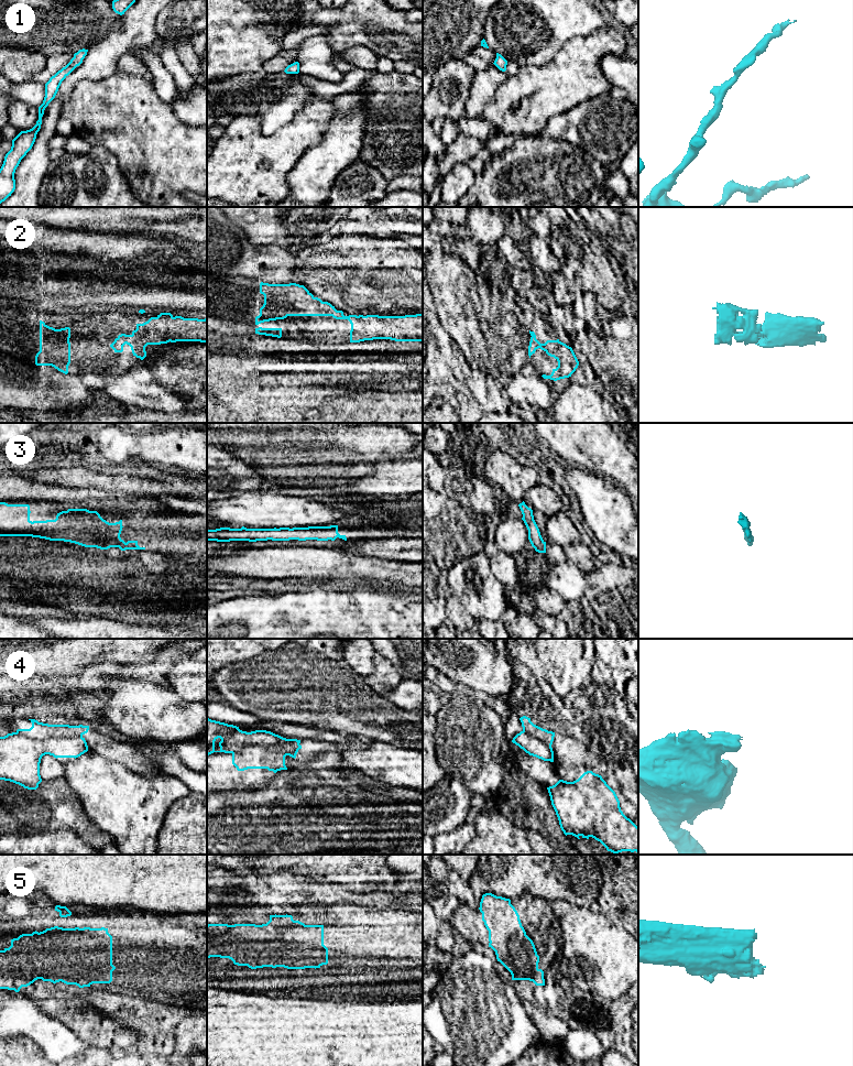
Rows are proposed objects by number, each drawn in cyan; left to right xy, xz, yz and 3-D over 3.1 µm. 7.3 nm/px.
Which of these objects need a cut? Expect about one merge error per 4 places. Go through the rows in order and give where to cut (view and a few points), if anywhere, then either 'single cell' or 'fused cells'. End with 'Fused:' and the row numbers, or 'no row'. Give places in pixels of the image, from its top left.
1: no cut; single cell
2: no cut; single cell
3: no cut; single cell
4: cut in xz along (298, 743), (295, 749), (290, 743), (245, 746), (232, 753); fused cells
5: no cut; single cell
Fused: 4

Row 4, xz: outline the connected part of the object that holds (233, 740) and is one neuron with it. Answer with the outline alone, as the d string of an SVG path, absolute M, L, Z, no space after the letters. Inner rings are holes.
M207 718L207 755L214 752L234 753L245 747L262 746L266 749L282 749L291 743L293 750L300 743L297 739L286 739L266 730L251 732L239 727Z

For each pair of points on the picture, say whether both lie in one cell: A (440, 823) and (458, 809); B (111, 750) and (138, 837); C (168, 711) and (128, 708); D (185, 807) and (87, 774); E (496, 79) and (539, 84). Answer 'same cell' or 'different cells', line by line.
A: same cell
B: different cells
C: same cell
D: different cells
E: different cells

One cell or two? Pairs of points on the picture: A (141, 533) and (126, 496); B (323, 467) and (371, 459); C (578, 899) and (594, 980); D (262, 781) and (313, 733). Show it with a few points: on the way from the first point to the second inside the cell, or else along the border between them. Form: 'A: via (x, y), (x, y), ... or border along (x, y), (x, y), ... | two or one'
A: border along (107, 511), (130, 512), (132, 514) | two
B: via (335, 458), (359, 458) | one
C: border along (555, 901), (567, 901), (587, 910) | two
D: border along (301, 740), (308, 739), (332, 743) | two

